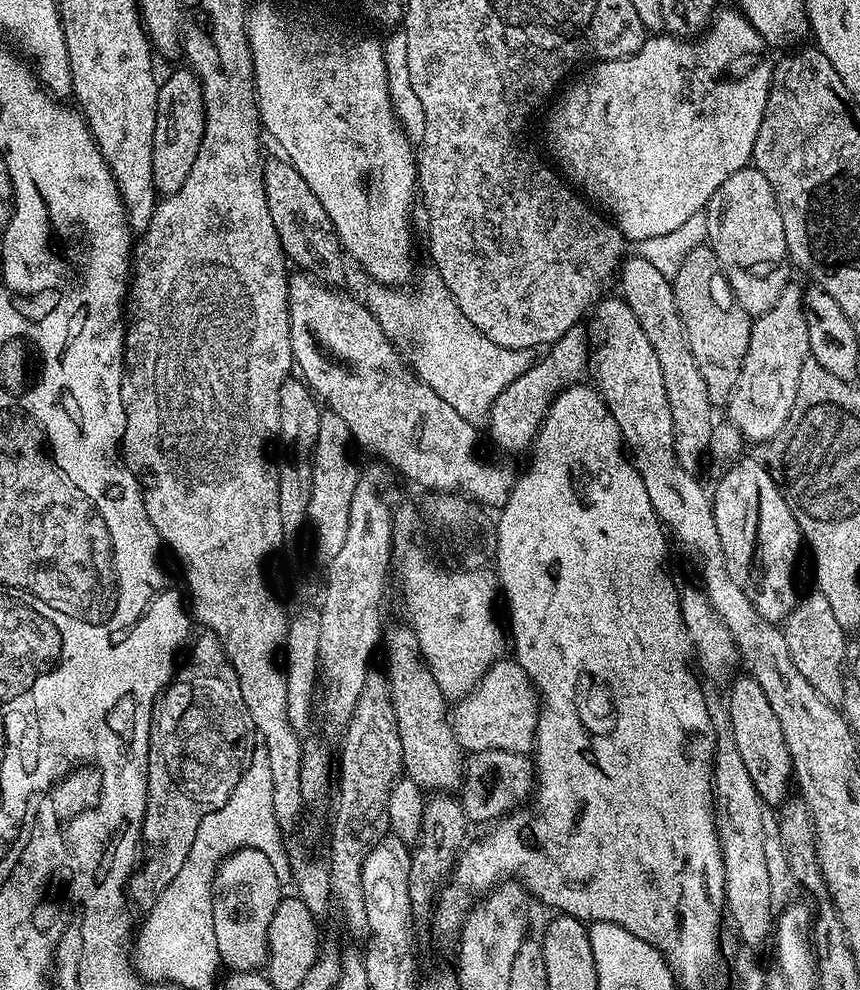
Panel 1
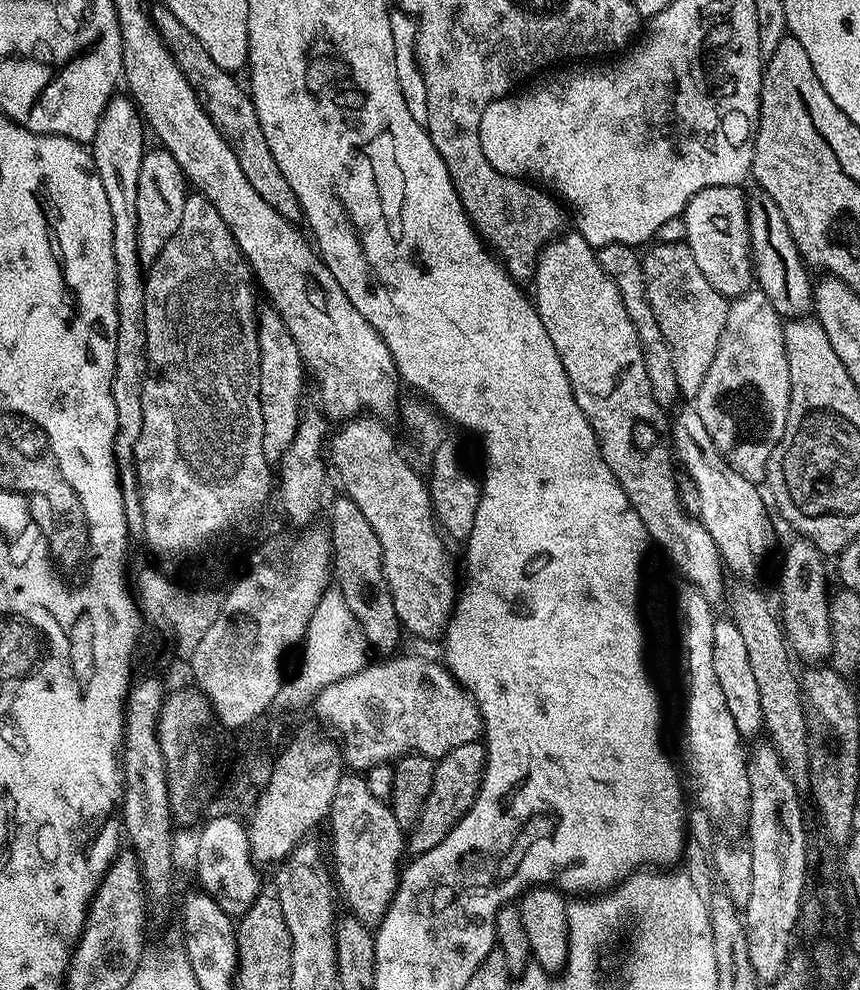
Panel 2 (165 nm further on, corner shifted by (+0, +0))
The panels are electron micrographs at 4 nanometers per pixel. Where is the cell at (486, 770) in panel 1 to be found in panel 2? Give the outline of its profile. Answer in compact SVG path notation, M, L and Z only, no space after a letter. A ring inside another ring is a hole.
M477 742L458 746L439 757L435 766L424 809L420 811L419 818L406 836L407 851L412 854L419 854L438 846L438 842L442 842L442 838L446 838L446 834L450 834L454 825L470 810L484 777L484 745Z

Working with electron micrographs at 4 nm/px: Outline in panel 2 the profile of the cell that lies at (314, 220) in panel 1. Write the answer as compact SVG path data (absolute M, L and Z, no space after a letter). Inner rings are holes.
M163 4L152 6L150 15L165 46L170 49L171 56L178 62L179 69L190 82L200 105L214 122L215 128L223 134L228 145L234 150L238 166L241 167L242 174L245 175L250 186L254 187L265 202L274 206L274 210L278 210L282 218L293 222L299 221L302 216L300 202L269 150L251 97L245 91L242 92L233 73L226 72L220 66L215 65L202 42L195 38L186 26L182 26L182 22L174 17L167 7Z

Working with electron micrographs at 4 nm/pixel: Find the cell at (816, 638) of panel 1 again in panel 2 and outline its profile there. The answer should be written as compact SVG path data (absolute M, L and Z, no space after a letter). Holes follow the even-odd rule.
M796 538L796 541L784 552L784 565L780 568L780 608L782 627L789 649L804 662L824 662L832 655L832 635L830 634L830 610L828 609L828 572L824 569L826 557L809 540Z

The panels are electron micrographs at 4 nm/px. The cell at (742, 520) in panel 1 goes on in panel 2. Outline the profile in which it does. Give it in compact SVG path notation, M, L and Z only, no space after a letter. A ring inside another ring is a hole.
M696 407L682 408L670 420L672 446L679 467L698 486L701 501L698 519L706 526L710 538L714 538L727 569L731 573L737 572L740 575L737 577L752 578L748 576L759 574L760 567L764 564L764 555L768 552L768 543L772 540L764 500L760 497L759 490L752 485L755 483L740 472L735 472L717 452L712 435L708 433L706 426L702 426L702 418Z

